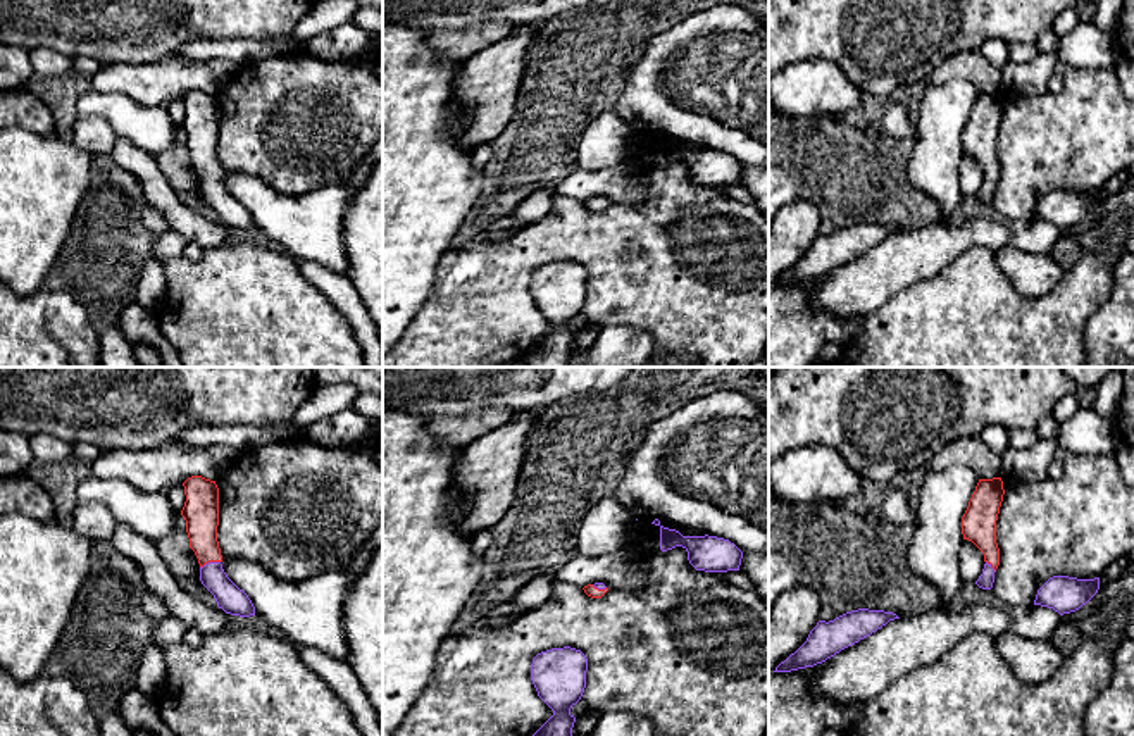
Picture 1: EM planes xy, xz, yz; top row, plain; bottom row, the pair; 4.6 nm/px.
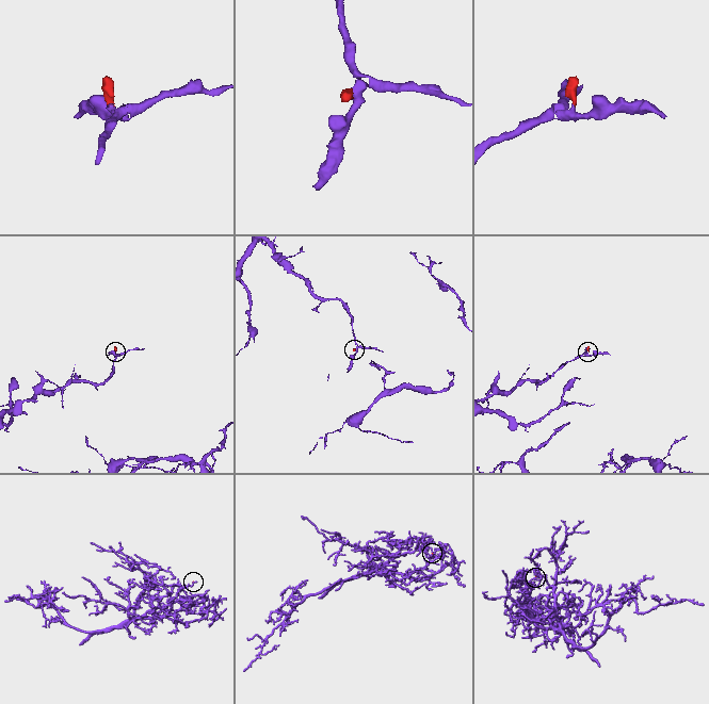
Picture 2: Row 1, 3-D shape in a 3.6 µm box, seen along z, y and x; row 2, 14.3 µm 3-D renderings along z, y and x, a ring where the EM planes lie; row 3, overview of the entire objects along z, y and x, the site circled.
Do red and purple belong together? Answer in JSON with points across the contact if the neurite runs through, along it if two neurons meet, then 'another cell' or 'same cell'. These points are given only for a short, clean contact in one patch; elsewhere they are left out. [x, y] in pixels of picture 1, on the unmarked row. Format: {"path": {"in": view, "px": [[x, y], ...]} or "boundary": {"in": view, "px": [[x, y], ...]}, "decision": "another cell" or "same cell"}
{"path": {"in": "xy", "px": [[200, 124], [202, 154], [209, 174], [214, 193], [233, 214]]}, "decision": "same cell"}

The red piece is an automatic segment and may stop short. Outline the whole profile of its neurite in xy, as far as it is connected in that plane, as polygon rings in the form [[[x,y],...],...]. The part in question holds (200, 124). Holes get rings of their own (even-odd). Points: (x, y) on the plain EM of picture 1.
[[[191,90],[184,97],[186,115],[181,129],[186,134],[190,162],[200,178],[200,195],[214,209],[217,221],[226,228],[250,231],[255,221],[222,183],[222,169],[217,155],[219,102],[215,95]]]

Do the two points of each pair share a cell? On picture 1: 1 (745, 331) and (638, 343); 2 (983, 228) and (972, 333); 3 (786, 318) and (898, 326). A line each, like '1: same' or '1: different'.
1: different
2: different
3: different

